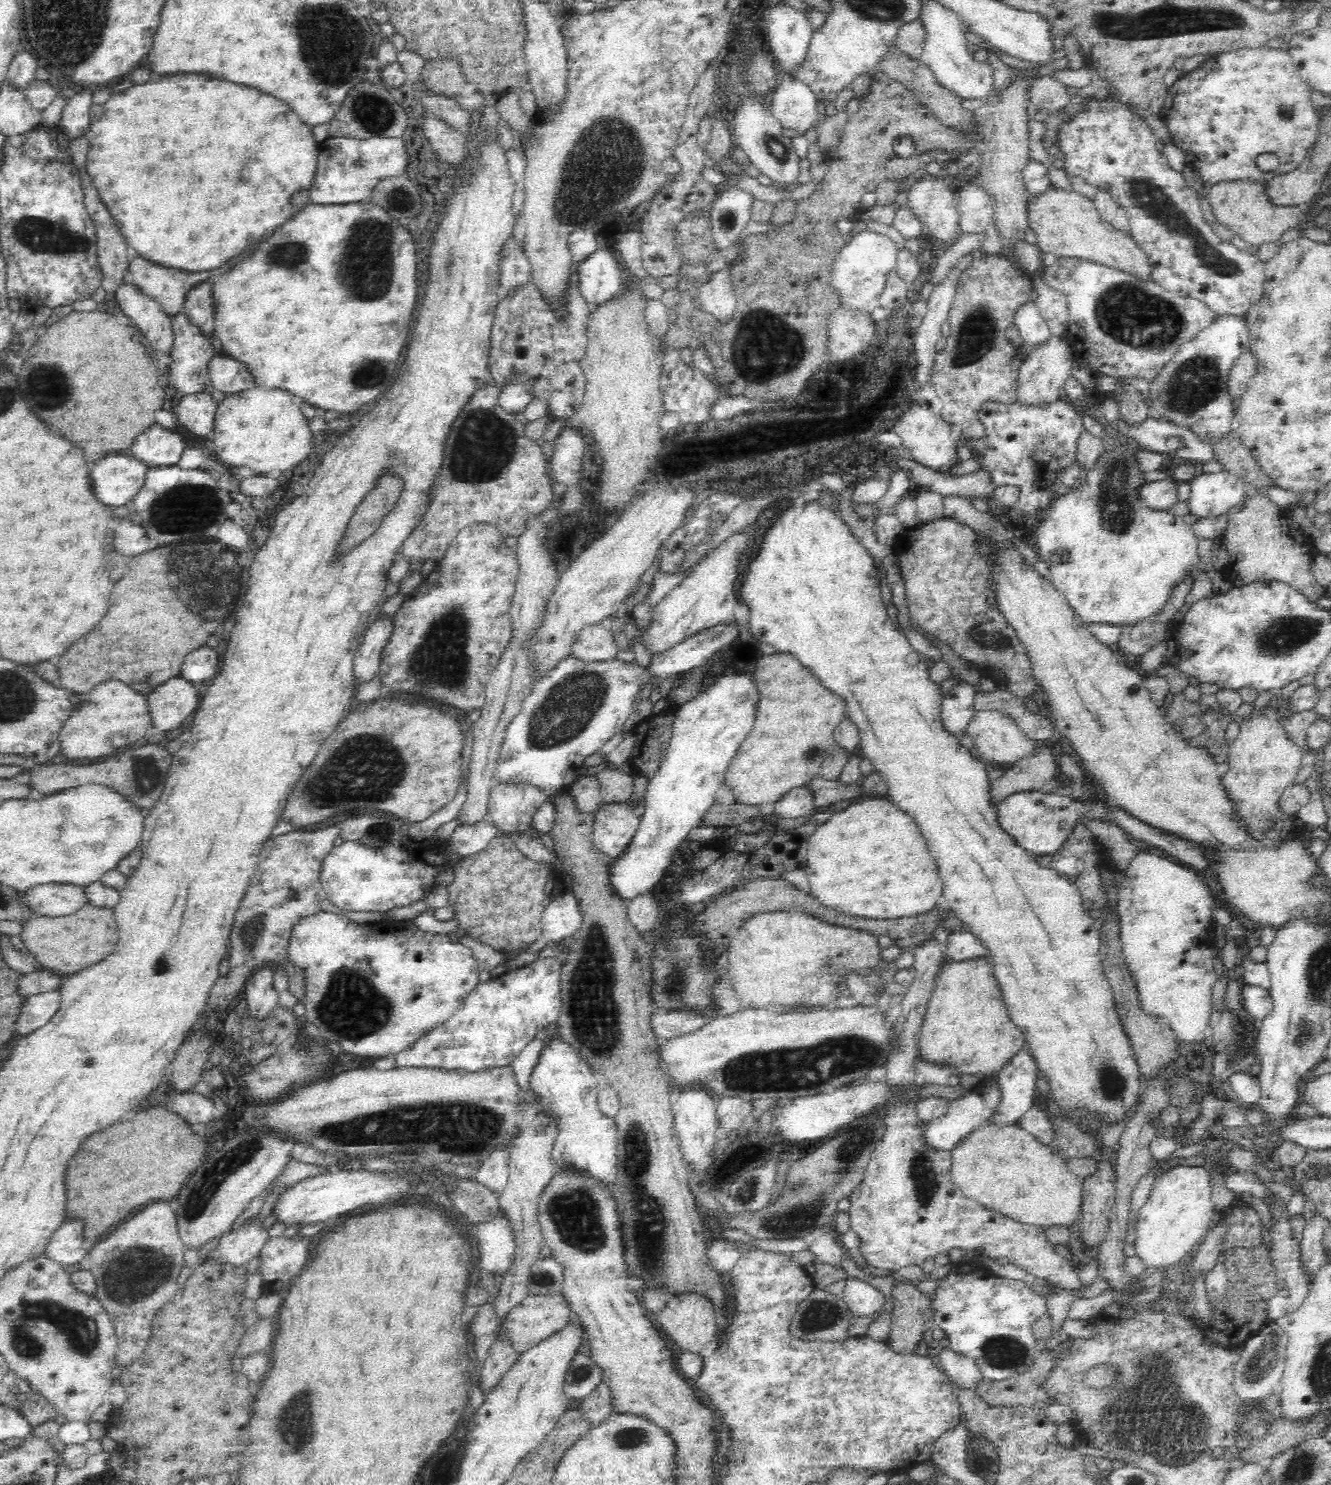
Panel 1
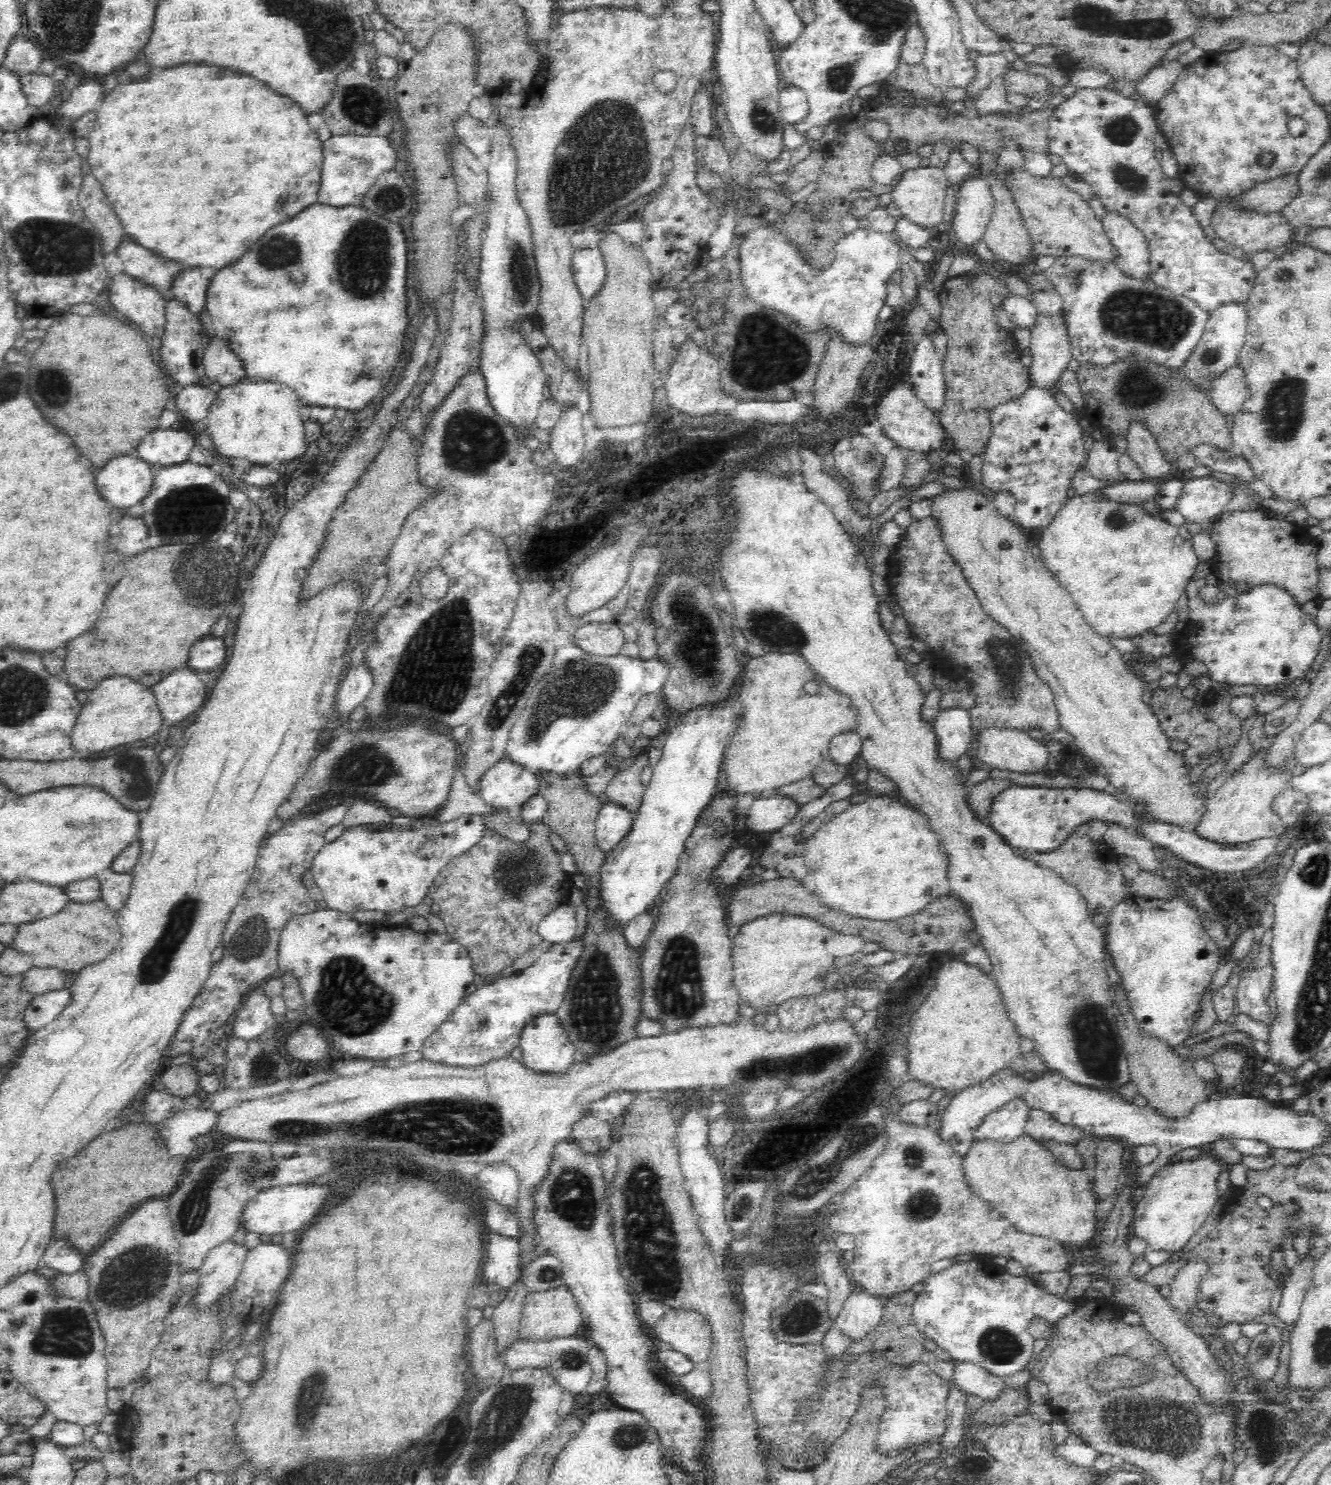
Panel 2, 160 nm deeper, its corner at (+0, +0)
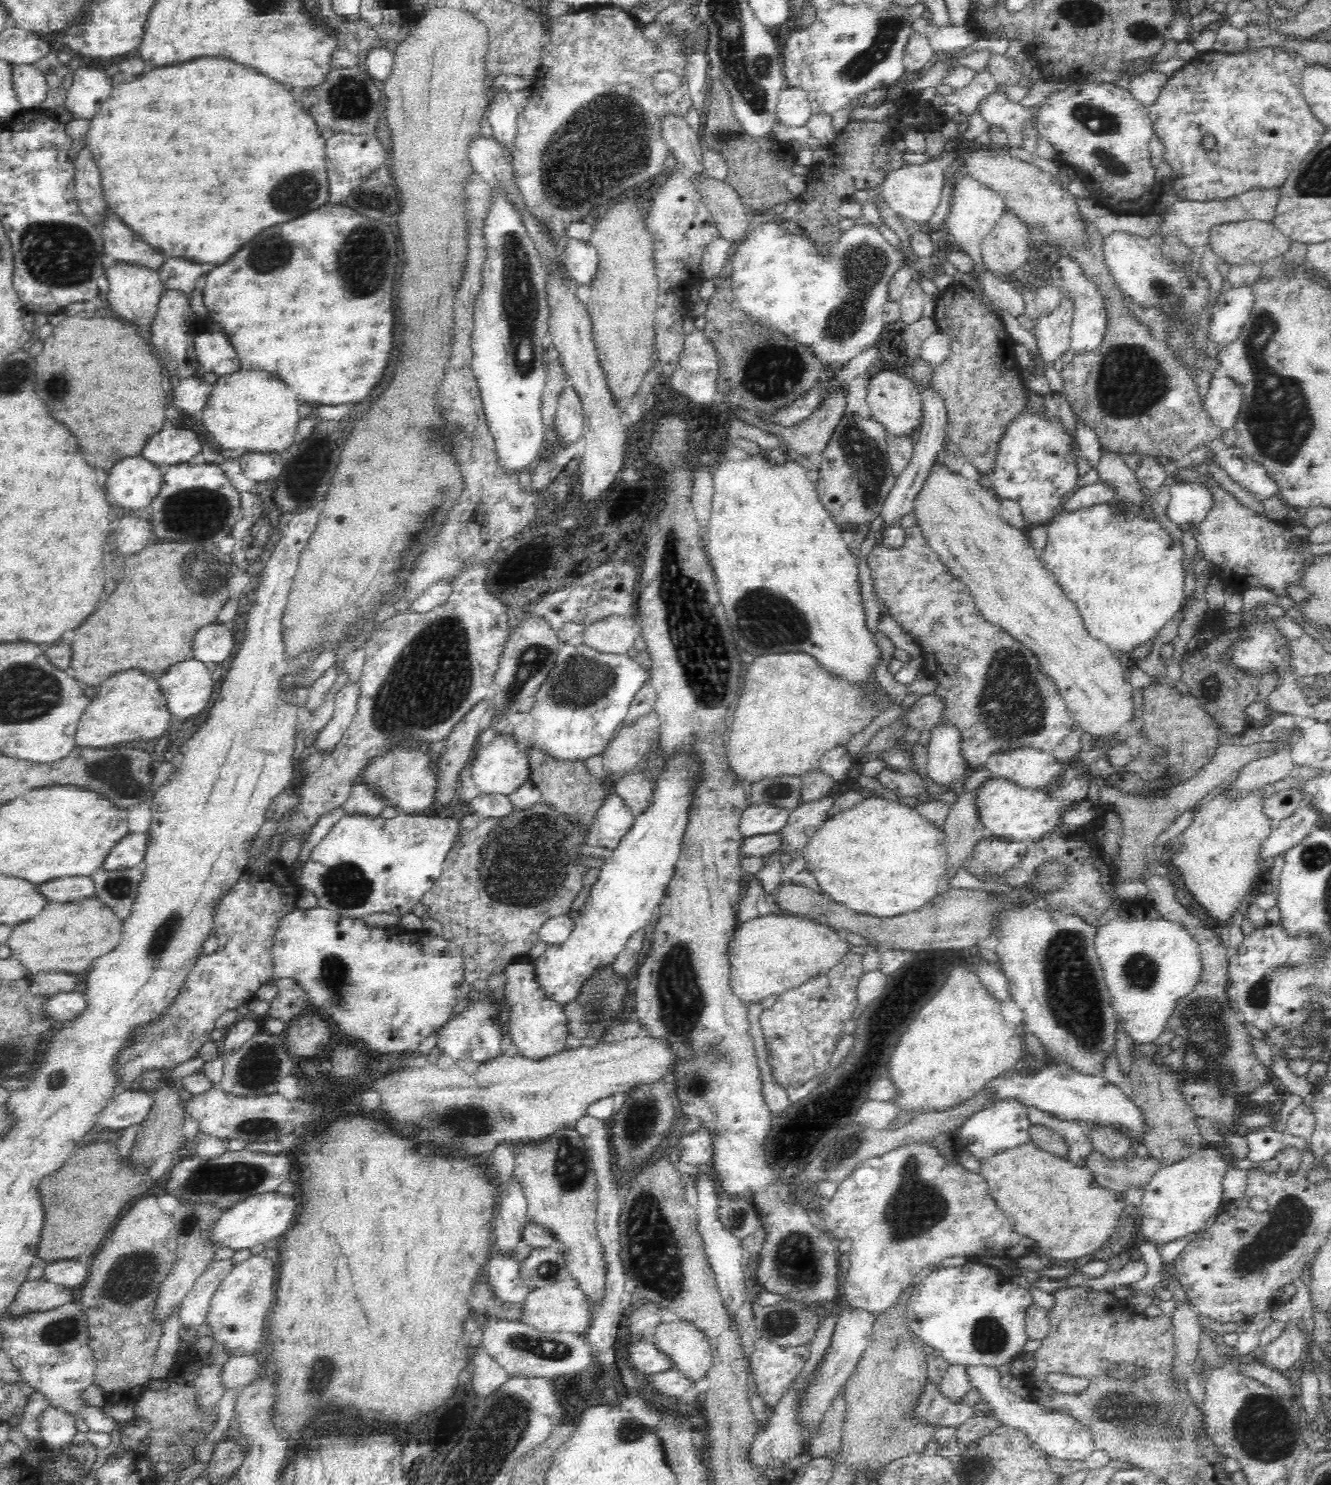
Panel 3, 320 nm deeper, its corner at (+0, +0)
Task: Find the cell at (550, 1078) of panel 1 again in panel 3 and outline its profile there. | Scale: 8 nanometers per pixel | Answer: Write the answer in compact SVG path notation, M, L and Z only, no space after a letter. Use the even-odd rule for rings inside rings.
M529 955L521 956L506 966L504 997L508 1003L508 1026L514 1046L520 1056L530 1060L544 1060L566 1051L568 1038L567 1018L563 1005L551 1002L539 989L533 973L533 959Z

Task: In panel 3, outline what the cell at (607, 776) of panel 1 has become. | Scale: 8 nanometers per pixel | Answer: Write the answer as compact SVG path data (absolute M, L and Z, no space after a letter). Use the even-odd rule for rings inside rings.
M639 770L615 779L613 793L617 793L635 816L642 814L654 792L654 786Z

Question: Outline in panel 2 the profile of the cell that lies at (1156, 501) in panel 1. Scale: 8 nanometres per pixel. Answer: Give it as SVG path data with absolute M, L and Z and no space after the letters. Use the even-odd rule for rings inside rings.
M1145 478L1138 481L1126 479L1096 491L1112 501L1120 501L1129 505L1144 504L1150 500L1154 501L1154 496L1158 494L1164 482L1163 478Z

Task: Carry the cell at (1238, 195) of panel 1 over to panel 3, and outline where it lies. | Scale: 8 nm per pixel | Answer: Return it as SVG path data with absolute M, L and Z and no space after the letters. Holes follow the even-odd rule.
M1240 220L1217 224L1210 228L1209 236L1213 253L1229 265L1243 265L1247 262L1264 264L1275 257L1283 256L1292 242L1273 221L1266 220Z

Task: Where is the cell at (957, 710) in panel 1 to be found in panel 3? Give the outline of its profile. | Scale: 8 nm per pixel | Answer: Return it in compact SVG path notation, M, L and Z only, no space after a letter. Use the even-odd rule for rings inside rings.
M940 722L933 726L926 744L928 750L927 776L937 784L951 787L969 773L962 756L962 733L958 726Z

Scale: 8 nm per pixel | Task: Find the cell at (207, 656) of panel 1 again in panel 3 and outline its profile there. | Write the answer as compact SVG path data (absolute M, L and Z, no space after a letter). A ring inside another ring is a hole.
M229 624L205 626L194 638L194 658L211 668L222 664L233 649L233 633Z

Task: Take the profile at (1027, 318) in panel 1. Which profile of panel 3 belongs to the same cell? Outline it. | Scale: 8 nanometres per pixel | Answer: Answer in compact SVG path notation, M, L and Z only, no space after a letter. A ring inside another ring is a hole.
M990 270L984 272L982 276L982 284L984 287L984 294L990 302L998 310L1018 318L1018 316L1025 315L1024 298L1022 293L1016 291L1009 282L1003 281L999 276L994 275Z

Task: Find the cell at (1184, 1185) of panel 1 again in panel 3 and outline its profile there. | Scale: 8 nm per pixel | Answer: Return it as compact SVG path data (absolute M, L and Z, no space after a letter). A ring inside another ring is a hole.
M1207 1145L1182 1161L1160 1168L1143 1188L1144 1195L1138 1211L1138 1233L1141 1238L1156 1244L1168 1244L1202 1228L1208 1218L1225 1208L1222 1201L1222 1180L1228 1170L1227 1157Z

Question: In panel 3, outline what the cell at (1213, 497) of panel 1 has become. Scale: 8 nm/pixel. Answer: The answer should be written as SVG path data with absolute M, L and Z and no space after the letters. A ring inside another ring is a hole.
M1194 481L1173 482L1168 485L1170 502L1167 517L1183 532L1192 530L1209 516L1214 506L1210 485Z

